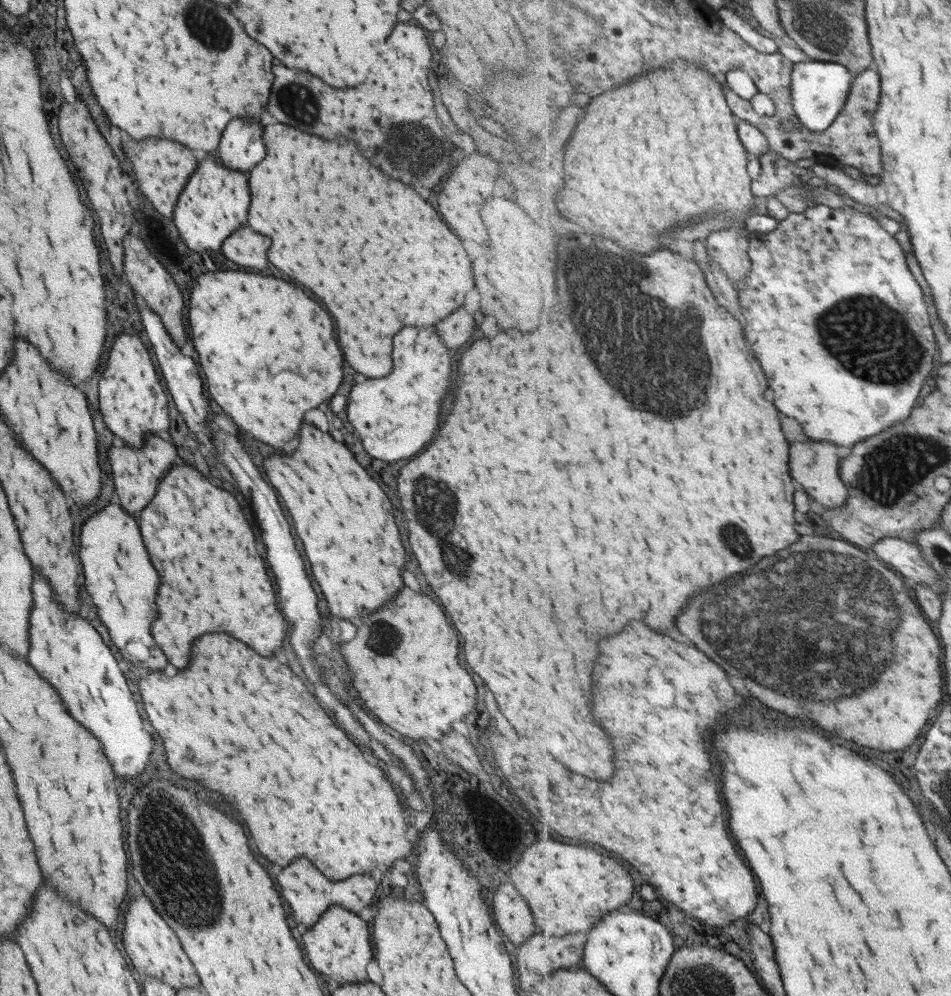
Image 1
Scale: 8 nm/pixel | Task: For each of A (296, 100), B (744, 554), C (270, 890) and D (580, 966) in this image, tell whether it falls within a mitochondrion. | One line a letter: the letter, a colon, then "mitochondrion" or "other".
A: mitochondrion
B: mitochondrion
C: other
D: other

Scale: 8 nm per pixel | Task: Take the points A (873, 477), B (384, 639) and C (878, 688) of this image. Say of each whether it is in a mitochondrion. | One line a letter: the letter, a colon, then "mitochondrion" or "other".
A: mitochondrion
B: mitochondrion
C: mitochondrion

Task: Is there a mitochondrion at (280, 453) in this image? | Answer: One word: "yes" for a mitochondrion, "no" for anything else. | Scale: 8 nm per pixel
no

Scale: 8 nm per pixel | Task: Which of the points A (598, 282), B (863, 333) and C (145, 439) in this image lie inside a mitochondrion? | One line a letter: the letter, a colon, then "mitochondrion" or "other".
A: mitochondrion
B: mitochondrion
C: other

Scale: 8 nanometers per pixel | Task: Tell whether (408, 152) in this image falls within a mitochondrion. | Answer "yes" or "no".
yes

